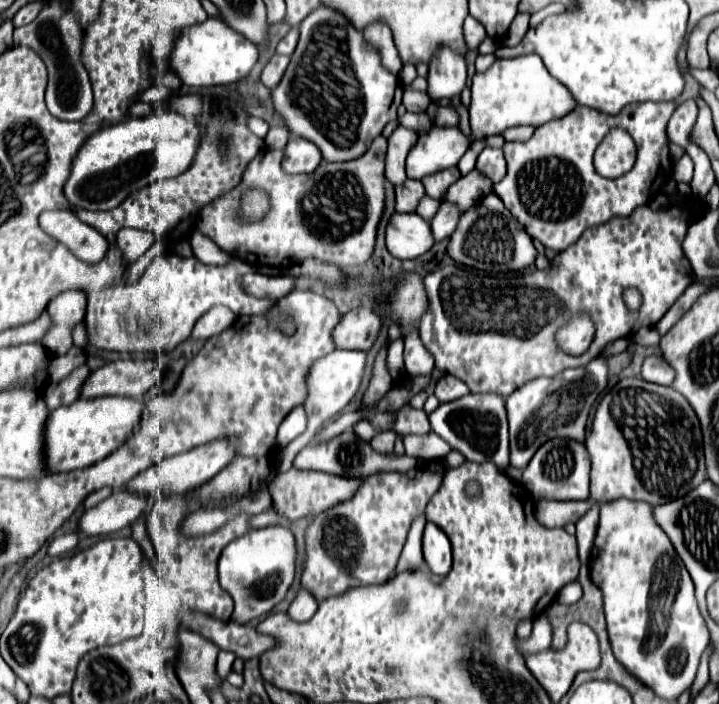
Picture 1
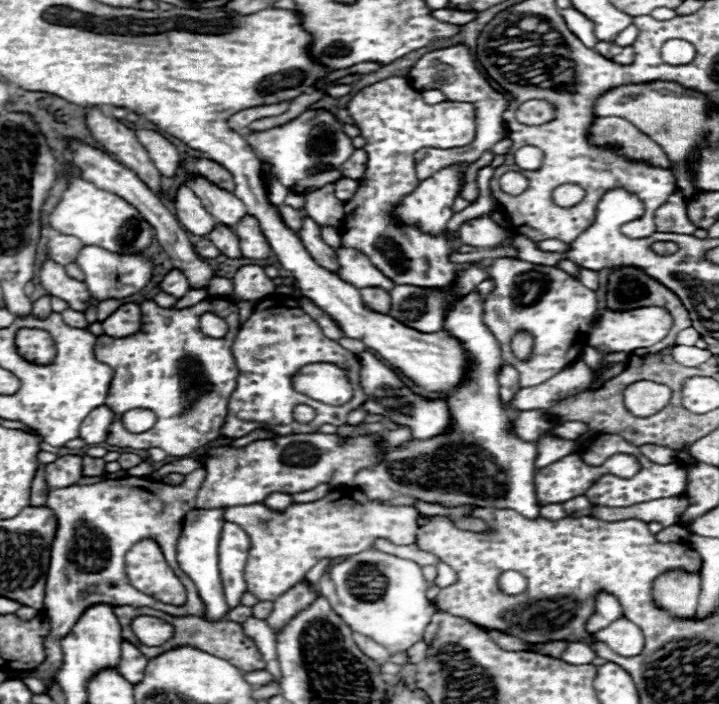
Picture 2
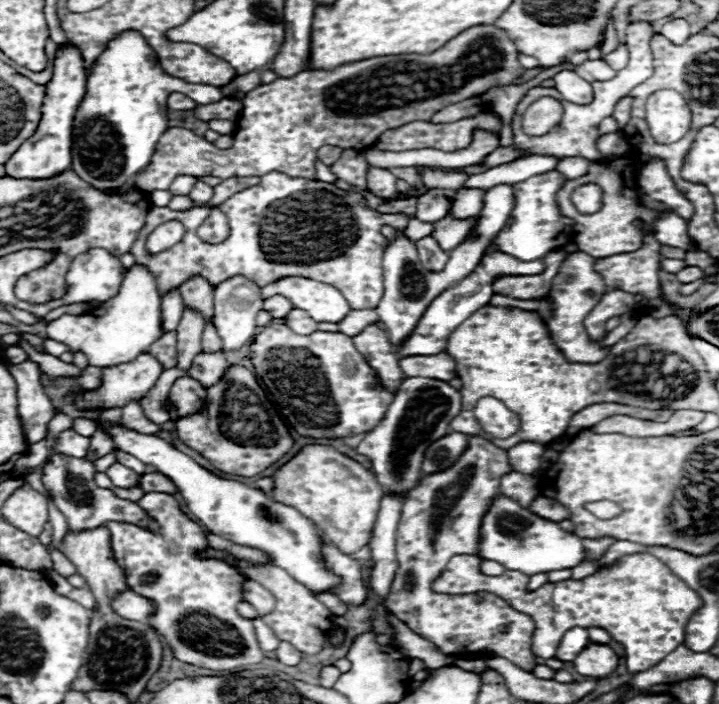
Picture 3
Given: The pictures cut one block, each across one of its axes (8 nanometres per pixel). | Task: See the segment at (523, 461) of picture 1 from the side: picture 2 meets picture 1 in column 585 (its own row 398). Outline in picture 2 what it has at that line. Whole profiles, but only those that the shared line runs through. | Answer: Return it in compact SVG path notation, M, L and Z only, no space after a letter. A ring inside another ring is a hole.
M360 354L360 362L362 362L362 370L360 370L360 382L366 394L366 402L364 402L364 410L370 414L378 414L384 416L388 420L392 420L398 426L406 426L412 432L412 438L424 440L430 436L440 434L450 420L448 414L448 406L442 400L436 398L426 398L418 392L414 392L410 386L406 386L400 376L396 372L392 372L386 364L382 364L380 360L374 358L362 358Z

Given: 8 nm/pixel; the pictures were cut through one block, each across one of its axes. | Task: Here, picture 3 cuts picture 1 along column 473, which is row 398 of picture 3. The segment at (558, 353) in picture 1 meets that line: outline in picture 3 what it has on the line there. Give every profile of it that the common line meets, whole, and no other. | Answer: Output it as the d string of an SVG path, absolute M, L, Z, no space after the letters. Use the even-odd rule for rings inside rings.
M270 324L254 338L250 356L256 376L272 394L290 428L302 436L344 438L368 432L382 420L394 398L390 392L376 386L374 370L354 348L352 338L342 332L300 336L286 324ZM290 350L304 352L304 358L300 358L300 352L290 356Z

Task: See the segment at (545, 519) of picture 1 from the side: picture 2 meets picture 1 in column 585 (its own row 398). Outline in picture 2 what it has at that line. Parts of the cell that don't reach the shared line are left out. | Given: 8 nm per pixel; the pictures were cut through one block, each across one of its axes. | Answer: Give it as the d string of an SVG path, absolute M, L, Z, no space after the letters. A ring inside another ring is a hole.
M504 364L504 366L502 366L502 372L500 372L500 376L498 376L498 384L500 384L500 400L502 400L506 406L512 404L516 392L520 390L516 368Z

